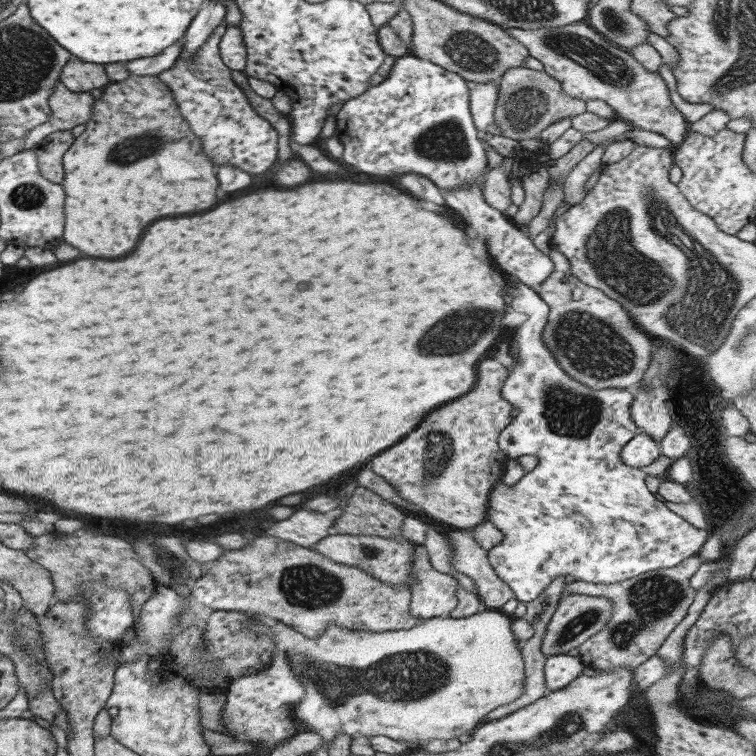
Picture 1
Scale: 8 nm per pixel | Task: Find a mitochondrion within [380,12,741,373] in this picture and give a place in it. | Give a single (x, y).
(696, 308)

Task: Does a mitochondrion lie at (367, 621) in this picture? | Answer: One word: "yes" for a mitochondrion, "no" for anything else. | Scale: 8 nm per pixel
no

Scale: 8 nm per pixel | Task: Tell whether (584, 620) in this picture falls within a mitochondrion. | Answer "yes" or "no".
yes

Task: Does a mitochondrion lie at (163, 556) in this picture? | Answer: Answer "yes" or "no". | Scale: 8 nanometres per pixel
yes

